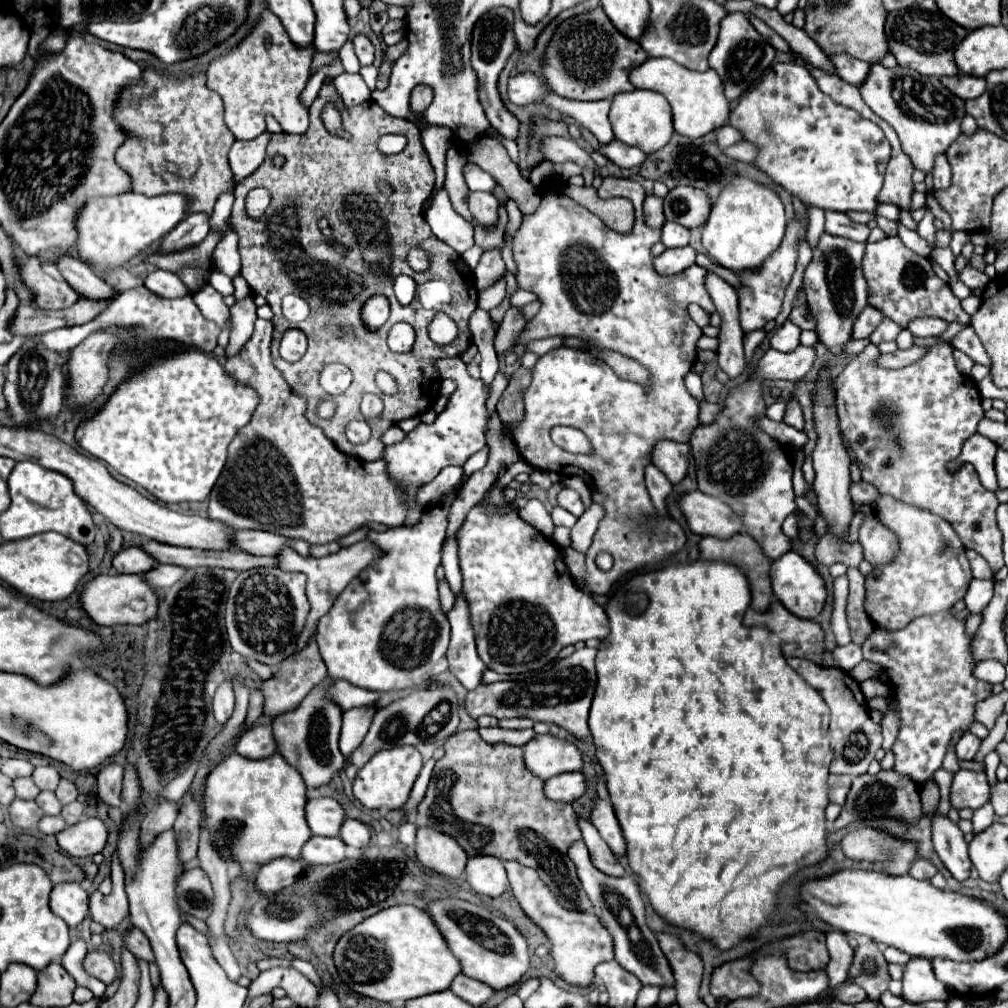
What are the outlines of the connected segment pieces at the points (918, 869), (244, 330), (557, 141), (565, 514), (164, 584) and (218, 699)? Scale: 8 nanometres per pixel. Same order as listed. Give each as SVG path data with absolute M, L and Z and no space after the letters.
M919 858L919 860L915 860L915 862L911 864L909 874L911 874L913 878L917 878L917 880L931 880L931 878L937 874L937 868L935 868L931 862Z
M247 296L245 300L235 302L235 306L231 308L231 336L229 336L229 346L227 356L235 356L243 344L251 338L253 334L253 324L257 320L257 306L253 302L253 296Z
M545 136L541 138L541 152L545 156L545 160L549 162L567 162L573 160L579 166L595 166L595 162L589 158L589 154L577 146L575 140L569 138L561 138L561 136Z
M561 506L553 508L553 512L551 512L551 518L553 518L553 524L555 526L567 526L569 529L571 529L577 521L575 516L573 516L567 510L563 510Z
M159 564L155 566L151 572L147 572L143 578L155 586L155 588L169 588L173 586L187 570L181 566L173 566L173 564Z
M225 682L217 688L215 698L213 698L213 712L215 712L215 718L219 724L225 724L229 720L229 716L233 714L233 704L235 704L233 686L231 686L231 682Z

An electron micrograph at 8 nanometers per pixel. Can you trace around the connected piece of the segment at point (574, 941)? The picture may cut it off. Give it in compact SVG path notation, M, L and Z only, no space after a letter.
M505 862L507 878L511 884L511 890L521 904L523 912L539 924L545 934L551 940L551 954L555 960L555 972L575 986L587 986L593 982L593 968L599 962L613 960L613 938L609 936L609 930L593 916L593 912L573 912L563 908L555 896L549 892L549 888L541 882L539 874L533 868L527 868L519 862Z

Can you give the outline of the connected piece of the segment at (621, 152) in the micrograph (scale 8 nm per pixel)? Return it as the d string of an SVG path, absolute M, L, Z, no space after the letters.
M613 140L609 144L603 144L601 152L611 160L615 162L617 166L621 168L633 168L633 166L641 166L645 160L647 160L647 154L641 152L639 148L633 148L633 146L627 146L619 140Z

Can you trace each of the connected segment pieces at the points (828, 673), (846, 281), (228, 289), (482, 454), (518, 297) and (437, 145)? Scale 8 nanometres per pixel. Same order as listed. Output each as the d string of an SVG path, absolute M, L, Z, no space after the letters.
M789 658L787 662L797 674L801 674L823 696L823 700L831 708L833 762L831 762L829 772L831 774L849 774L849 776L865 774L871 760L875 758L875 752L881 748L883 736L881 736L881 726L875 724L869 716L869 706L867 706L867 700L857 684L857 680L853 680L841 668L825 668L825 666L811 662L811 660Z
M823 232L819 244L813 248L813 260L805 268L803 286L807 304L817 320L819 340L823 340L833 354L843 352L843 344L851 340L851 328L857 314L867 306L867 280L861 272L863 252L863 242L853 242L849 238L839 238Z
M213 270L211 278L209 278L209 284L211 284L221 296L233 294L233 282L231 282L225 274L221 274L221 272L217 272L217 270Z
M485 446L483 450L479 450L475 456L471 456L471 458L467 460L467 464L463 466L463 470L465 470L465 480L467 480L473 472L477 472L477 470L481 470L481 468L485 466L487 456L489 456L489 448Z
M517 290L509 300L511 300L511 306L519 306L519 308L523 308L525 304L537 300L537 296L535 296L533 292L527 292L527 290Z
M419 128L419 130L421 130L421 144L425 146L431 166L435 168L437 174L433 190L433 194L437 194L445 182L445 152L451 144L451 132L449 128Z

